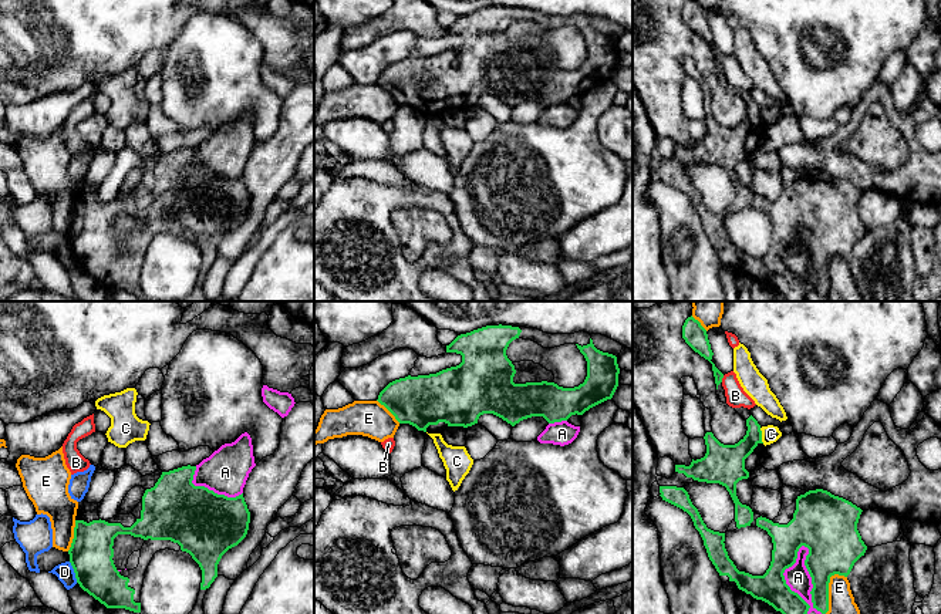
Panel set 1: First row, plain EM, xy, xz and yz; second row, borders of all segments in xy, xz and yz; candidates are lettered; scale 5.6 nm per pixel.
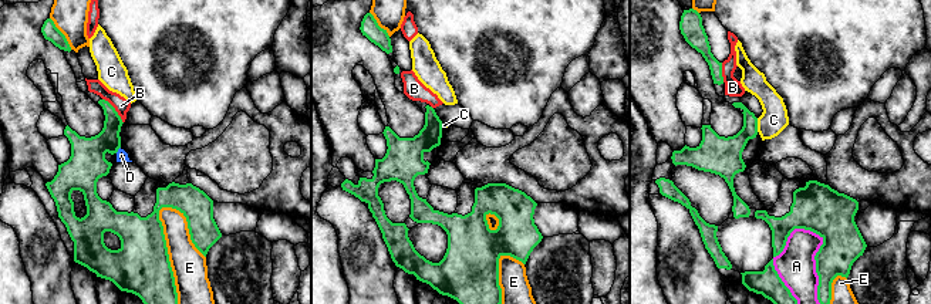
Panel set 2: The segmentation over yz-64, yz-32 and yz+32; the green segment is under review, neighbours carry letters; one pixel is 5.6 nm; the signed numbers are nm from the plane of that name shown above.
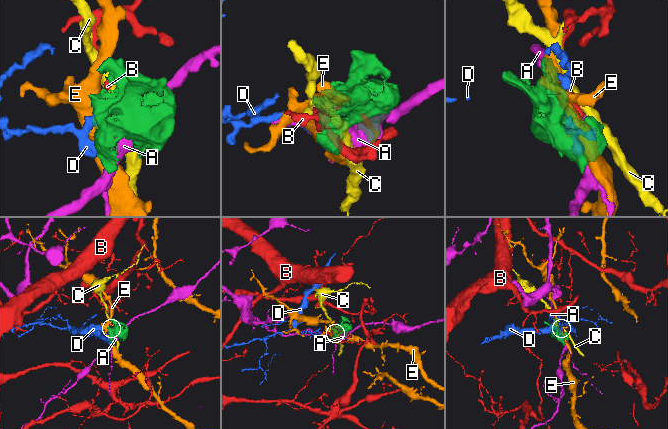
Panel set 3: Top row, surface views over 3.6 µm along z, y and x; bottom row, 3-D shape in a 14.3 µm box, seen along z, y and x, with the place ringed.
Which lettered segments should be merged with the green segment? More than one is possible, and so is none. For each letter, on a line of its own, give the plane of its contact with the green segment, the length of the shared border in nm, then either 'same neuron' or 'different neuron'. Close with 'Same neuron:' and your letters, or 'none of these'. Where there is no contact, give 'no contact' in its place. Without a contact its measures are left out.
A: meets green in yz; contact 420 nm long; different neuron
B: meets green in yz; contact 40 nm long; different neuron
C: meets green in yz; contact 90 nm long; different neuron
D: meets green in xy; contact 130 nm long; different neuron
E: meets green in yz; contact 240 nm long; different neuron
Same neuron: none of these

